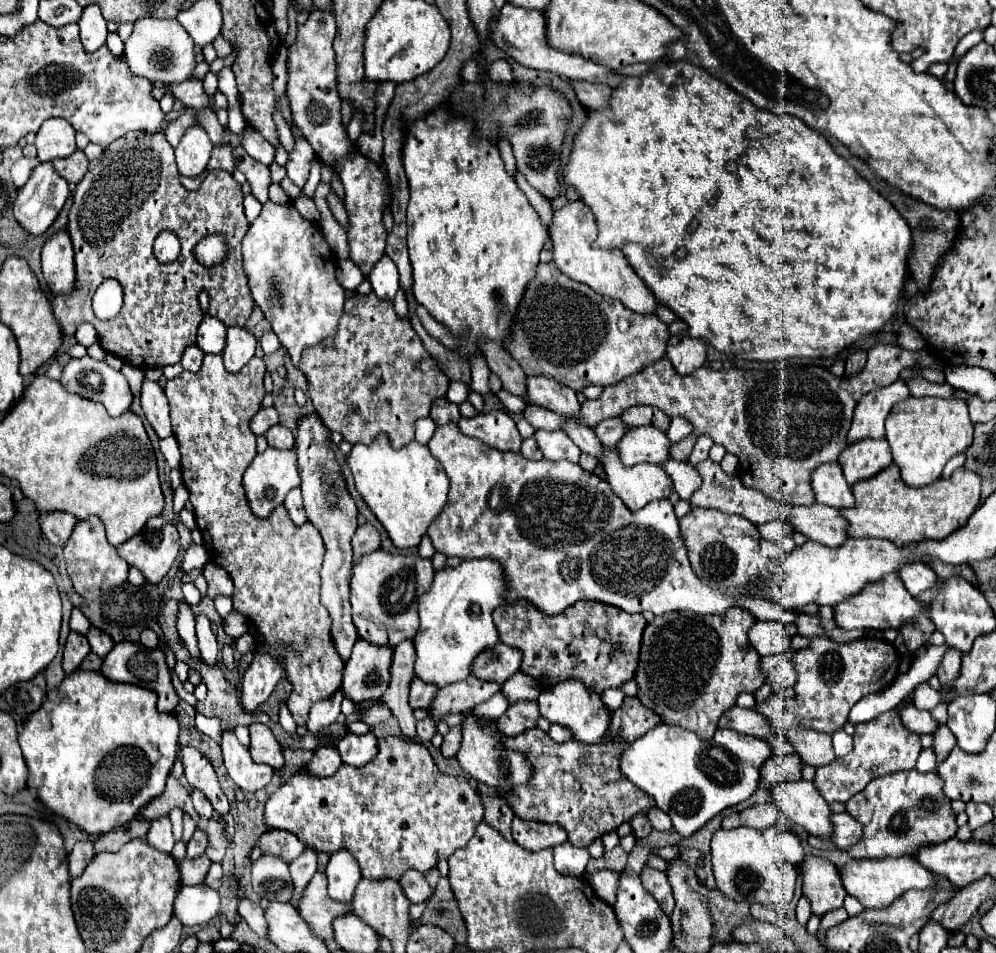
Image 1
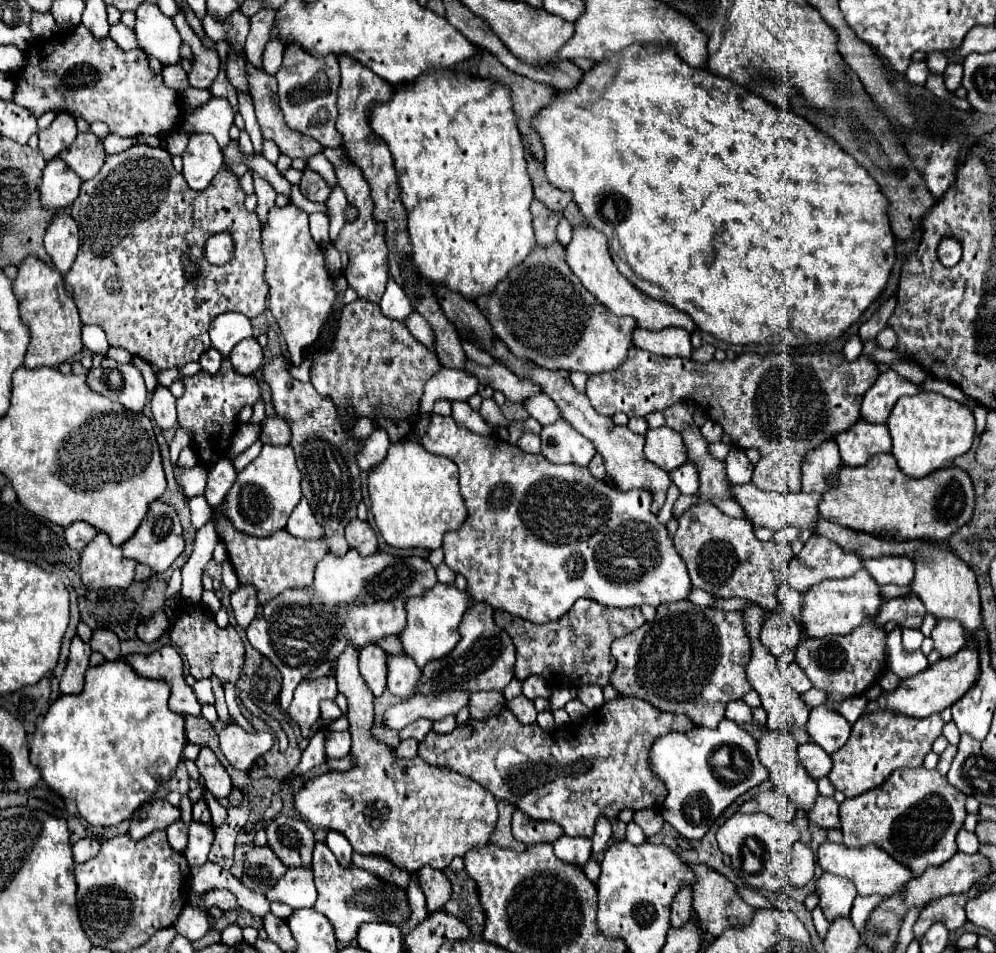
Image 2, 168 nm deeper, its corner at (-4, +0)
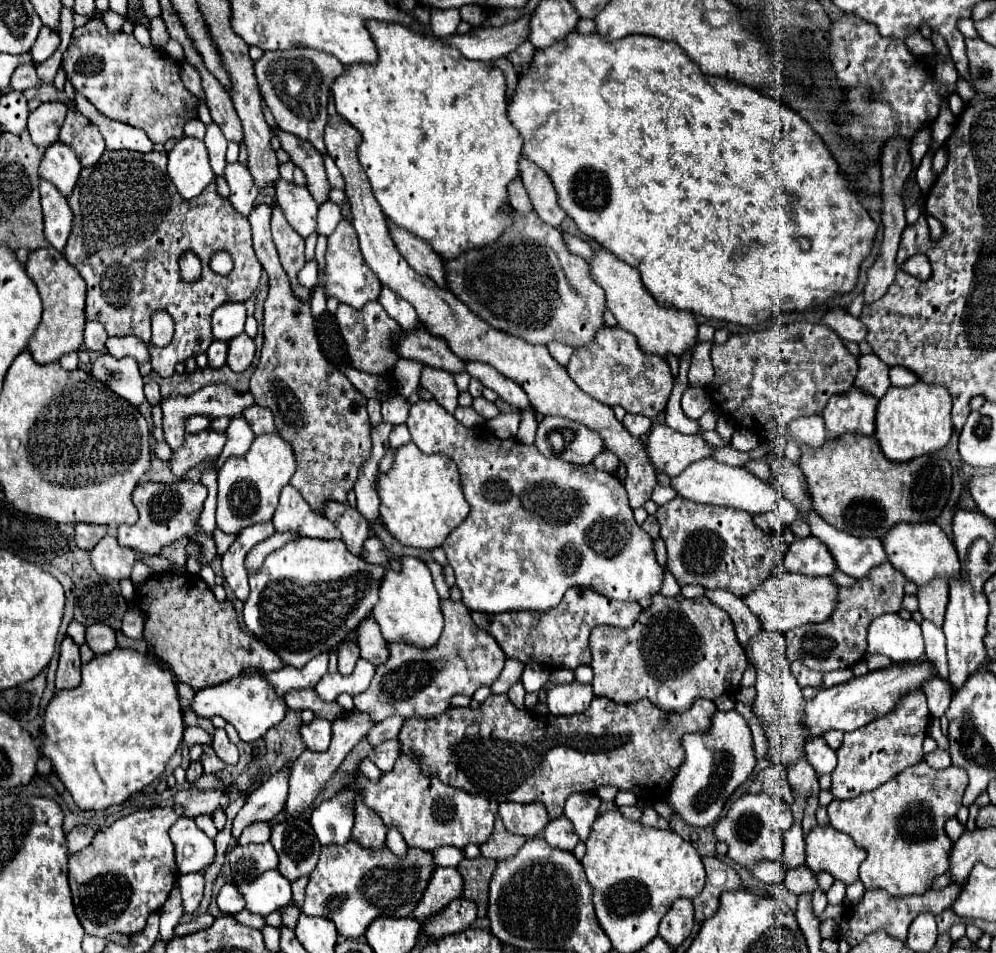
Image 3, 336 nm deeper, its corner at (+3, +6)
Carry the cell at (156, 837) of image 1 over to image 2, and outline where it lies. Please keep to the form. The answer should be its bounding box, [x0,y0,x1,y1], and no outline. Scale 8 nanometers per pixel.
[167,821,189,853]

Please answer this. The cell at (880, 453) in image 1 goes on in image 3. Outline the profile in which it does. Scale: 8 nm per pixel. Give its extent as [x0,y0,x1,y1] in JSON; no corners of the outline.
[822,389,876,439]

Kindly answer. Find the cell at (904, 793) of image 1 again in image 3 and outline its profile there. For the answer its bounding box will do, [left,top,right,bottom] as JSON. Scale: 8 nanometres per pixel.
[828,761,968,899]

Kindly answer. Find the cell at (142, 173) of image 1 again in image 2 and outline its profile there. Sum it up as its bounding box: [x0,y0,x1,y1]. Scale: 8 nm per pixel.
[65,145,269,369]

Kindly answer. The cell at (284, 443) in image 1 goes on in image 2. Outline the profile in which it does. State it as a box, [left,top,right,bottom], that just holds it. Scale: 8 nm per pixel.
[259,417,291,445]

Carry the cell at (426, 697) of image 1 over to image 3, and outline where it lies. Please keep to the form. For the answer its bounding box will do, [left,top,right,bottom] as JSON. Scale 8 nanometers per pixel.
[356,617,390,667]

